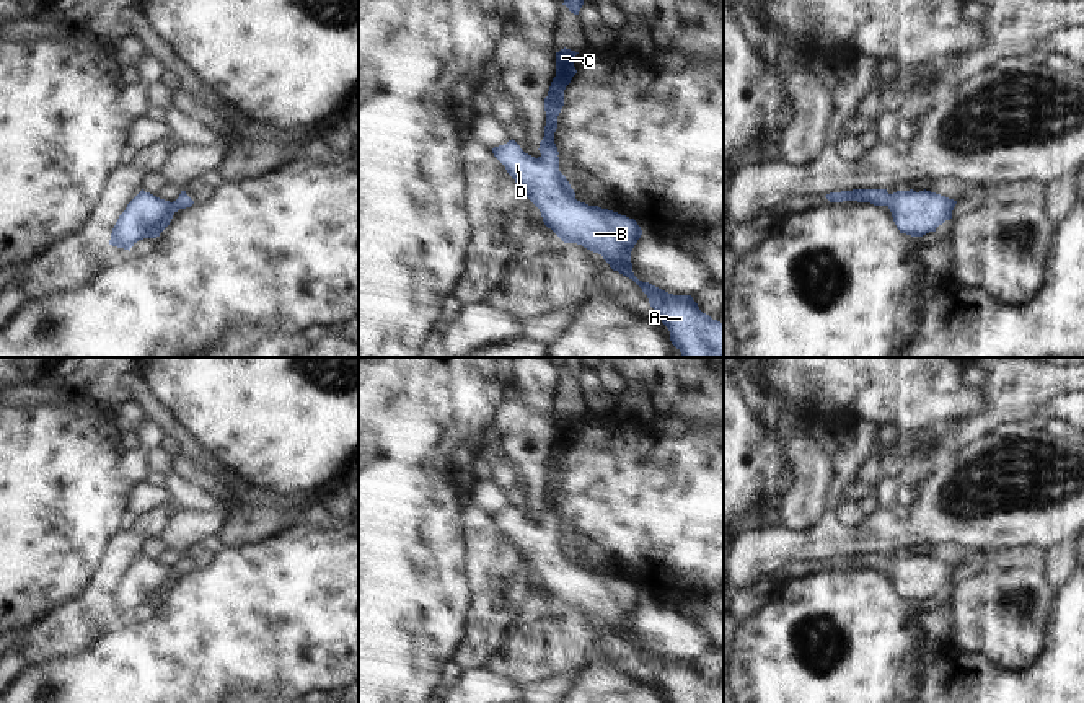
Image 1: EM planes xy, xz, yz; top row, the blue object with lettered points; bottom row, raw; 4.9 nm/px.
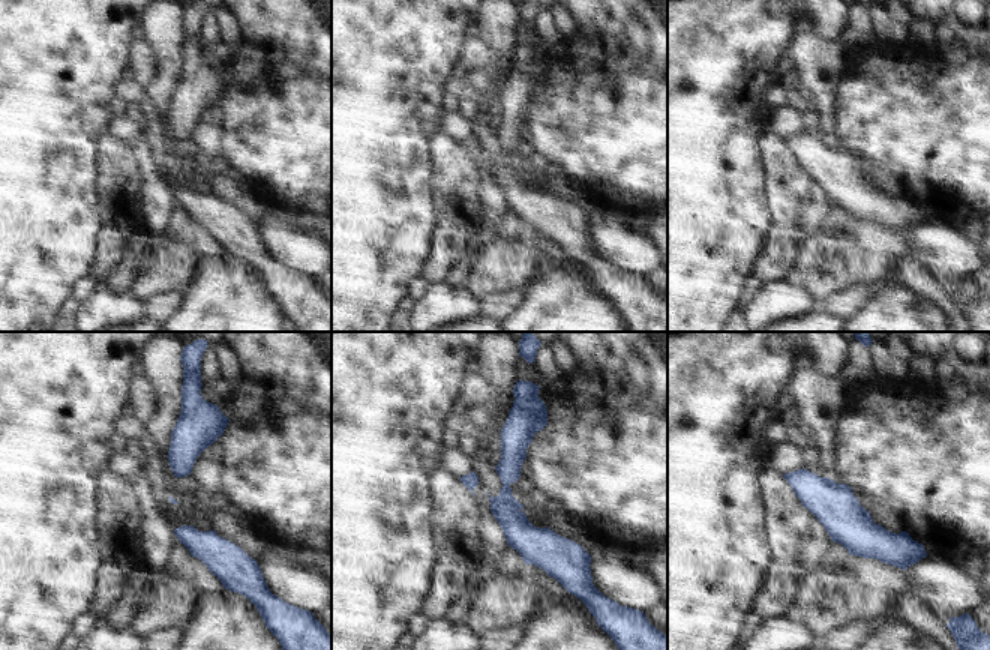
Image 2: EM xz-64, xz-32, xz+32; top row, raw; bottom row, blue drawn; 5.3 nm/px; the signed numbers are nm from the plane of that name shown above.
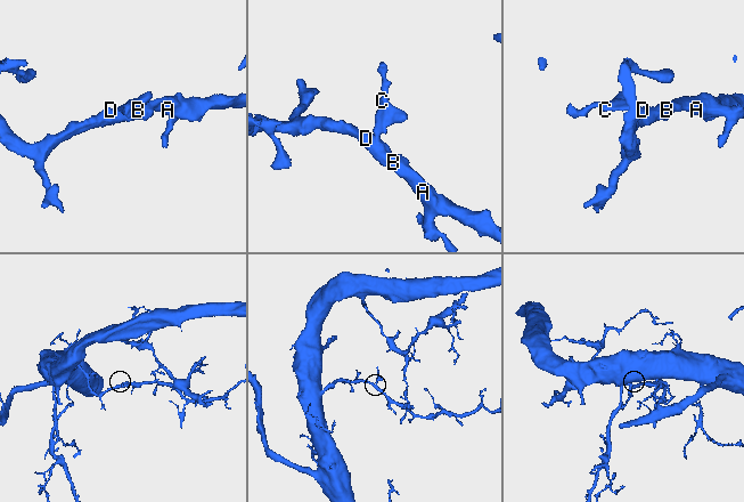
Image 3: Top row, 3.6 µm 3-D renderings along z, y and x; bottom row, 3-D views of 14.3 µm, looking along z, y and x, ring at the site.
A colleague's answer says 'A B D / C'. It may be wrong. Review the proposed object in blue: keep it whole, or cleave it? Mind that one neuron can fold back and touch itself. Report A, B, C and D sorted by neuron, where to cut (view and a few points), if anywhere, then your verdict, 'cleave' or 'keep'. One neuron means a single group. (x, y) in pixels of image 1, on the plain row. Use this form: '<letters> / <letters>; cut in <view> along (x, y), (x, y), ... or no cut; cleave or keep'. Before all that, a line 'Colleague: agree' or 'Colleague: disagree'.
Colleague: disagree
A B C D; no cut; keep

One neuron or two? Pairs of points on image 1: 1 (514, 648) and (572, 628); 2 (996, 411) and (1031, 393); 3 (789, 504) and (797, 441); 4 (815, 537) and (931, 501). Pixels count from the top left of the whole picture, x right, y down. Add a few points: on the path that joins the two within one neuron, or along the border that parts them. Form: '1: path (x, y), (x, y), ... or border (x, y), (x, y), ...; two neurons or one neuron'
1: path (528, 648), (555, 646), (558, 643); one neuron
2: path (1004, 406), (1017, 393), (1022, 393); one neuron
3: path (802, 488), (802, 457); one neuron
4: path (845, 537), (898, 535), (905, 530); one neuron

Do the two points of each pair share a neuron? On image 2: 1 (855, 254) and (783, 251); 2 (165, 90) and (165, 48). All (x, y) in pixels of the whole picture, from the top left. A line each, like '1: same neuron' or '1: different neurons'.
1: different neurons
2: same neuron

